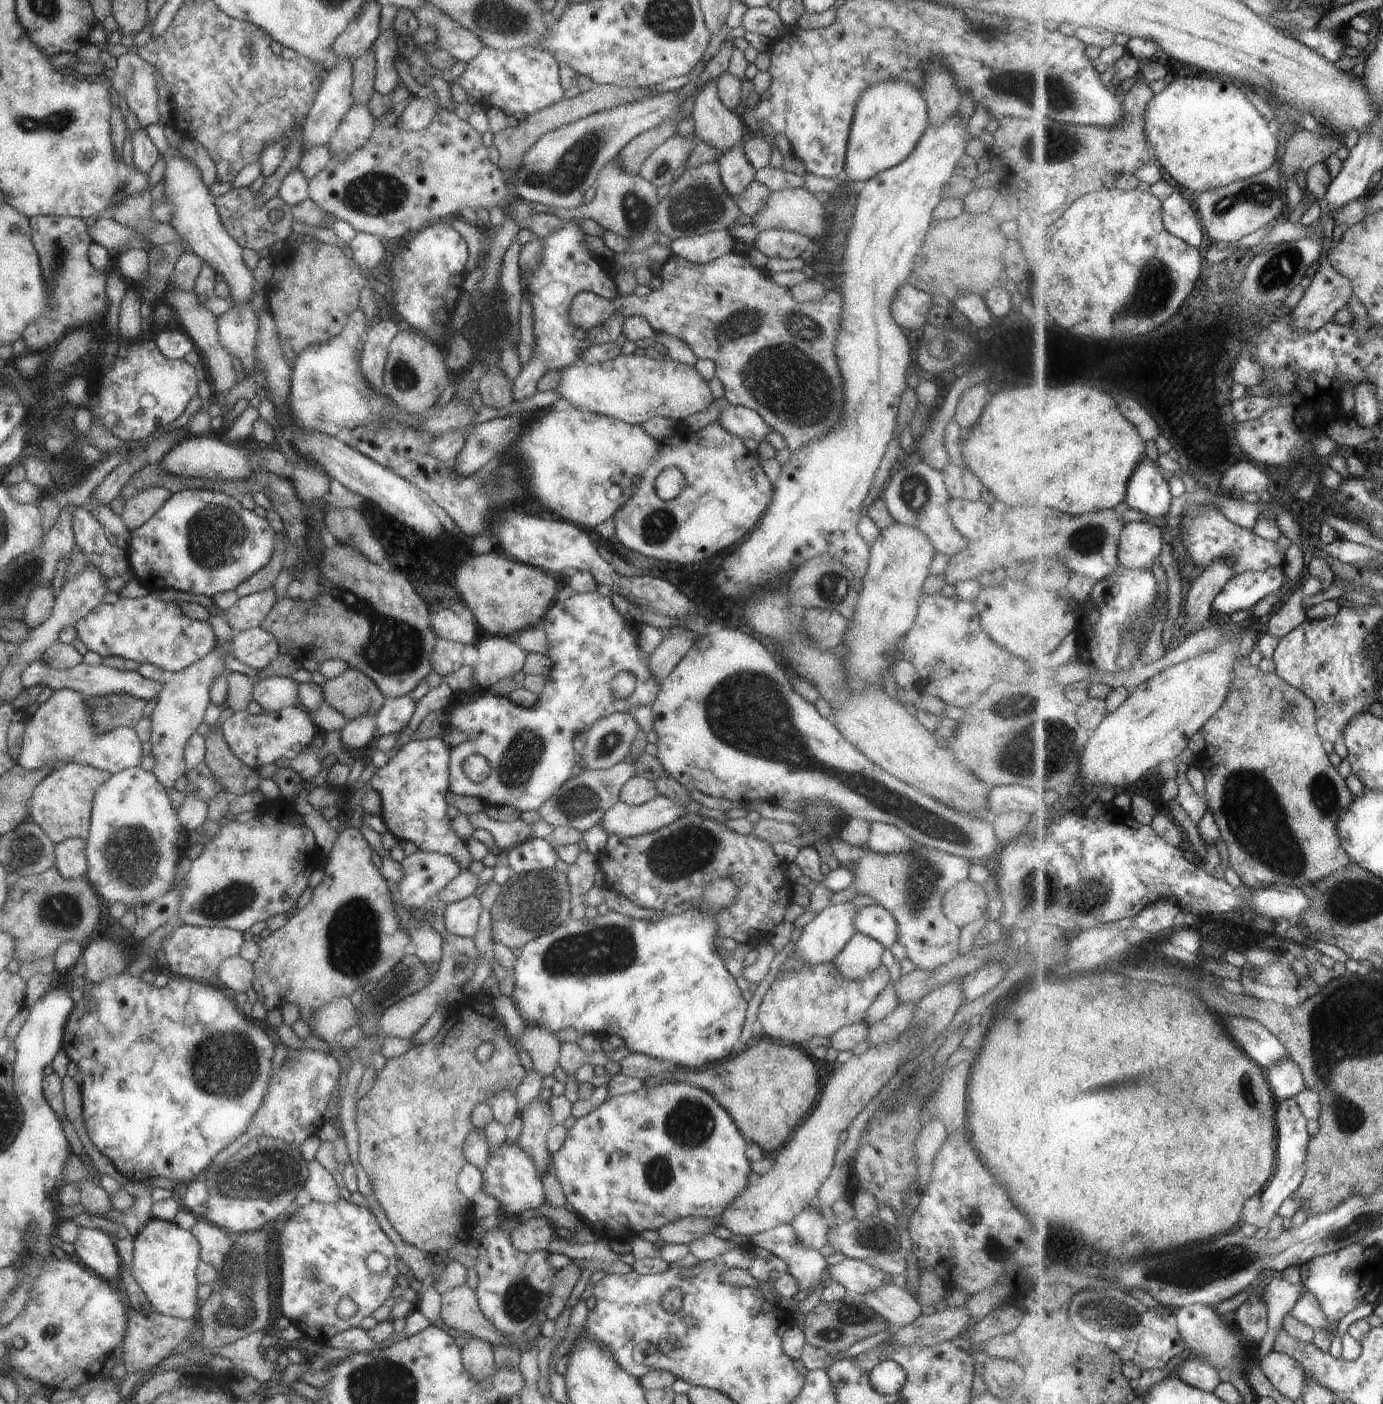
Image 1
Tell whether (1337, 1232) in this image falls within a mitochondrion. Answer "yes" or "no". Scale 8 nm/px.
yes

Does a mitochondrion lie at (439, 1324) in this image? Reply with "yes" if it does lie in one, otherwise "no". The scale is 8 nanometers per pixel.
no

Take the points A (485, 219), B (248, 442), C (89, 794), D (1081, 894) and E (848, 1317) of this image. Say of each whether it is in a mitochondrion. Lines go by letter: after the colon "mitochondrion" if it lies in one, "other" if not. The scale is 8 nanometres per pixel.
A: other
B: other
C: other
D: mitochondrion
E: mitochondrion

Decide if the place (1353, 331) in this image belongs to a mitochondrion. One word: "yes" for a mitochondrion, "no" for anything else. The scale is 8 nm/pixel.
no

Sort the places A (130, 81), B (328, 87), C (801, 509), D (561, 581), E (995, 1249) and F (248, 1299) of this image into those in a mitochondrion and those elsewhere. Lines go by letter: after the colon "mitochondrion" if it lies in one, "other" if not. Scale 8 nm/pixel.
A: mitochondrion
B: other
C: other
D: other
E: mitochondrion
F: mitochondrion

